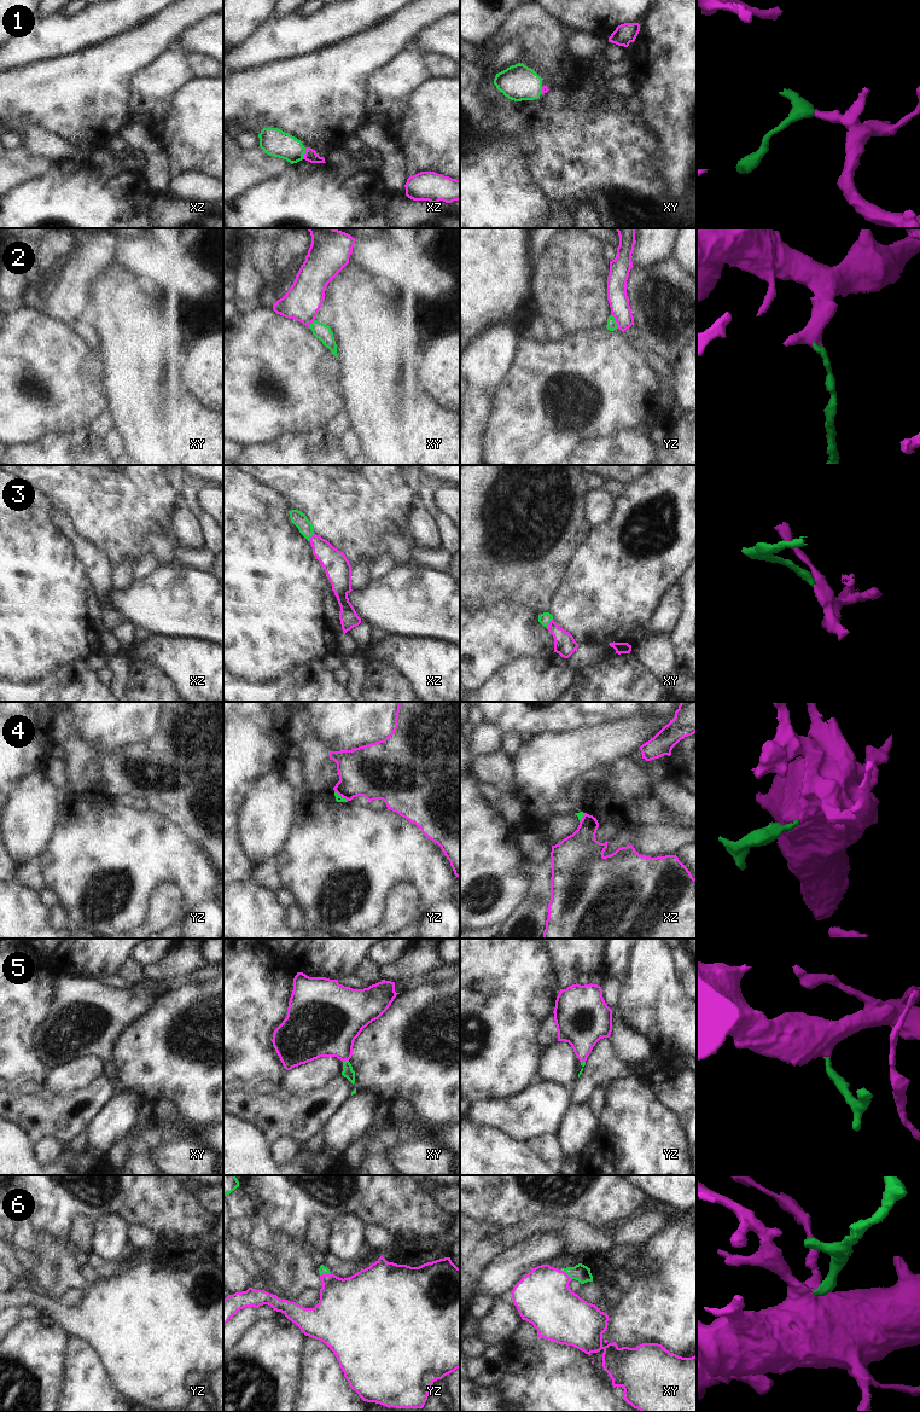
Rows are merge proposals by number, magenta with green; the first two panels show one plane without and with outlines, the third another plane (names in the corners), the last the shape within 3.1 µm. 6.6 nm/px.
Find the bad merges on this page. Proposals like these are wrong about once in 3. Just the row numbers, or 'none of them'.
2, 4

